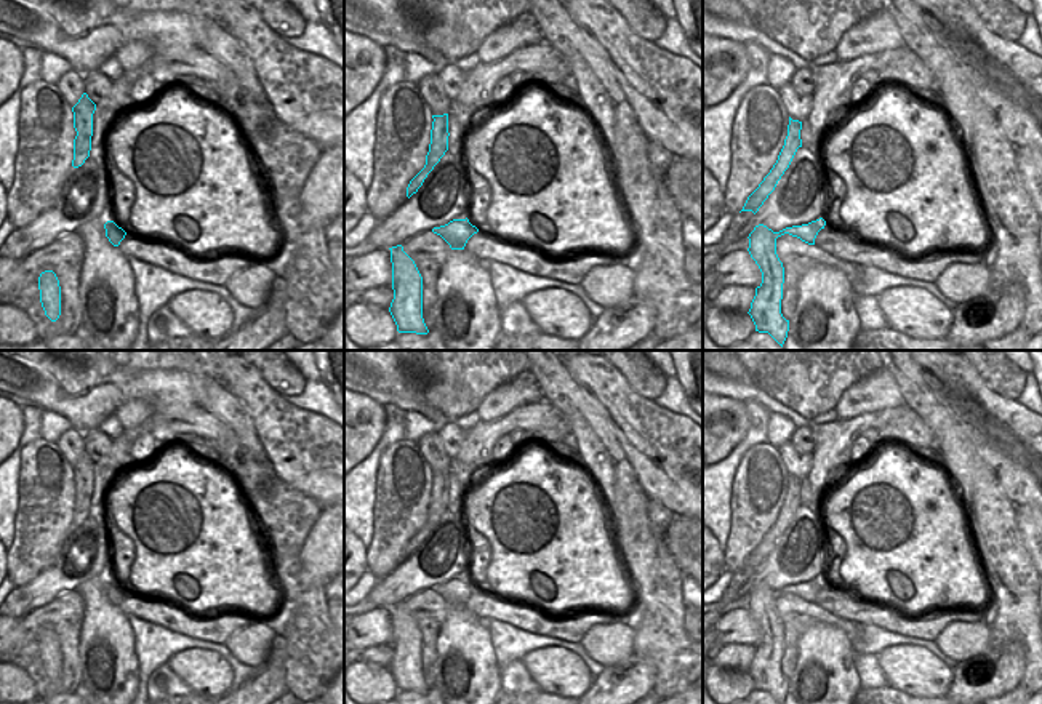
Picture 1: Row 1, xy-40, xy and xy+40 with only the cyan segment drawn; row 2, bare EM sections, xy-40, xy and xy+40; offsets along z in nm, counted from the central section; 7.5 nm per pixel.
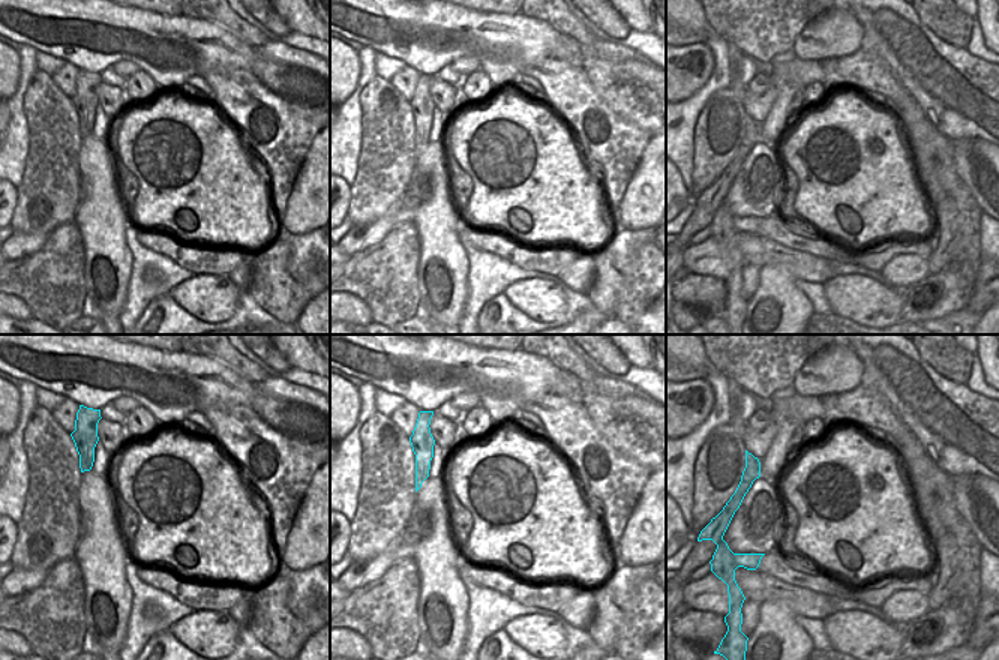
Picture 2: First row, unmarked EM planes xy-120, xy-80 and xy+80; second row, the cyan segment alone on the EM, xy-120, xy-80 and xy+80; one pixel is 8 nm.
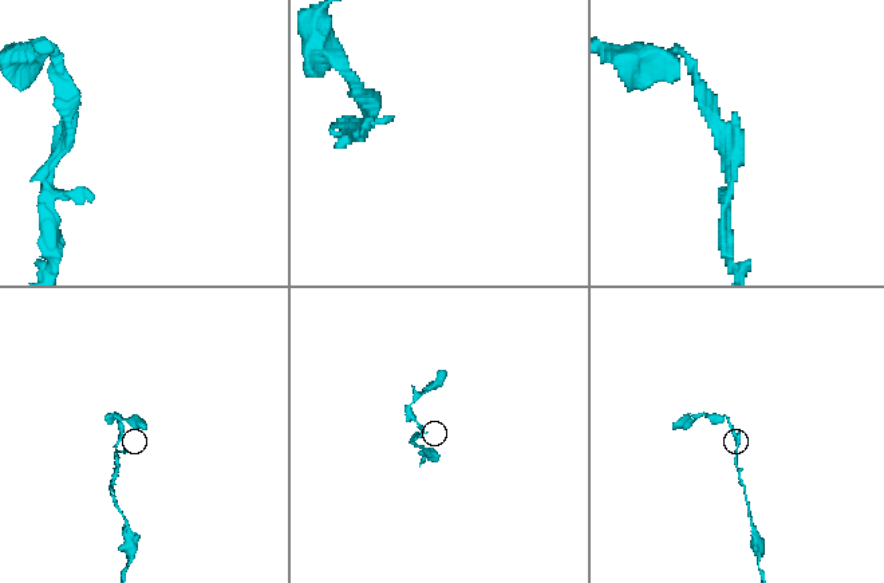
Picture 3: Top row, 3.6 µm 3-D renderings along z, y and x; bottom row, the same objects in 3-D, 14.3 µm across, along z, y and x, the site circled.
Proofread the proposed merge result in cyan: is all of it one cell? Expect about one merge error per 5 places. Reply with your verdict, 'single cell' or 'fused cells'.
fused cells

